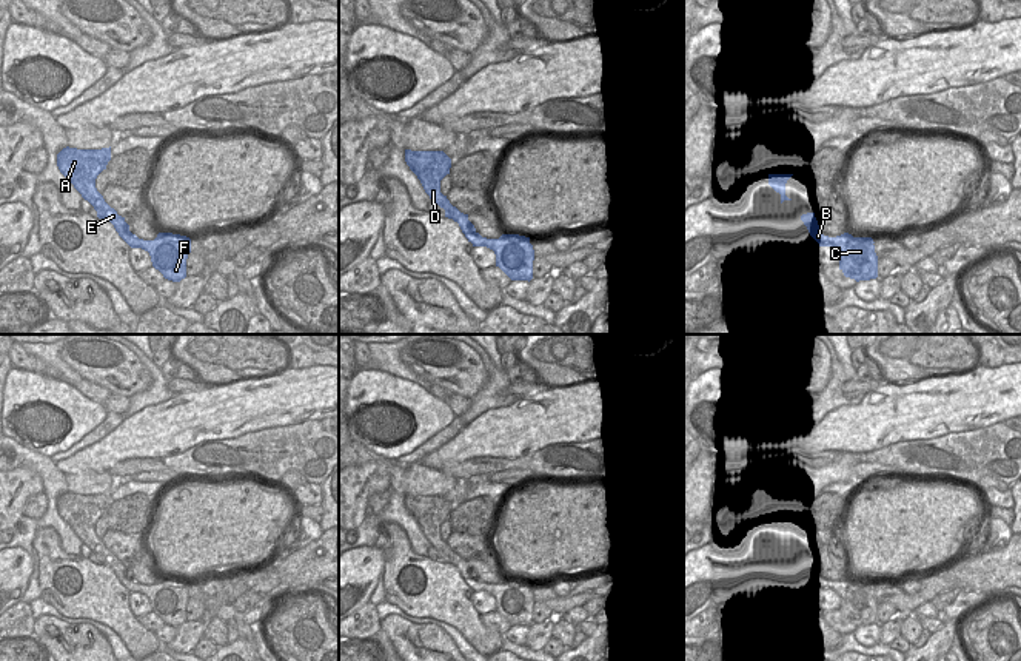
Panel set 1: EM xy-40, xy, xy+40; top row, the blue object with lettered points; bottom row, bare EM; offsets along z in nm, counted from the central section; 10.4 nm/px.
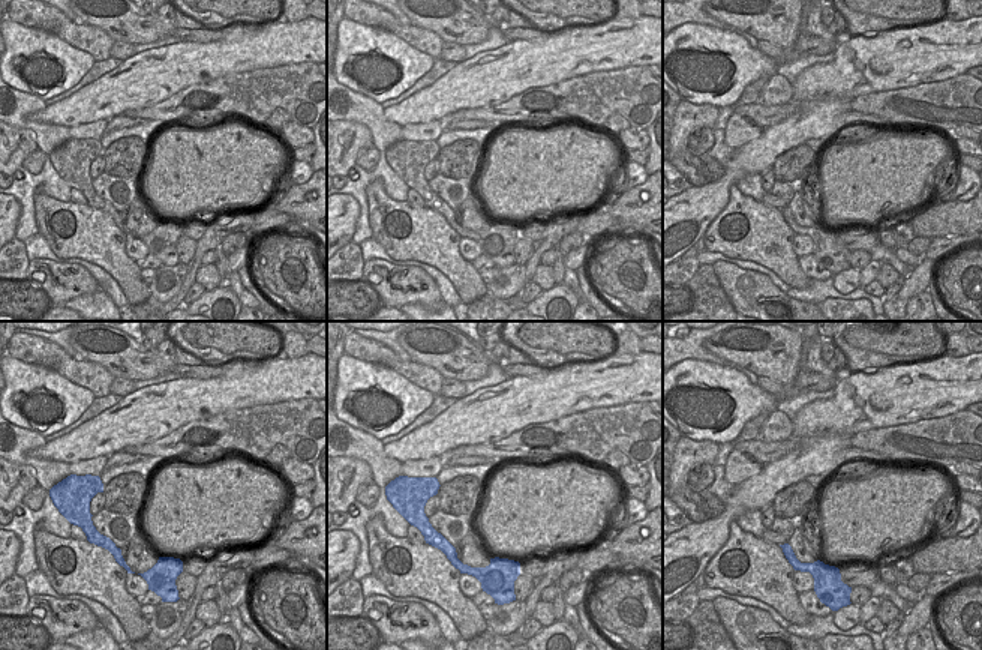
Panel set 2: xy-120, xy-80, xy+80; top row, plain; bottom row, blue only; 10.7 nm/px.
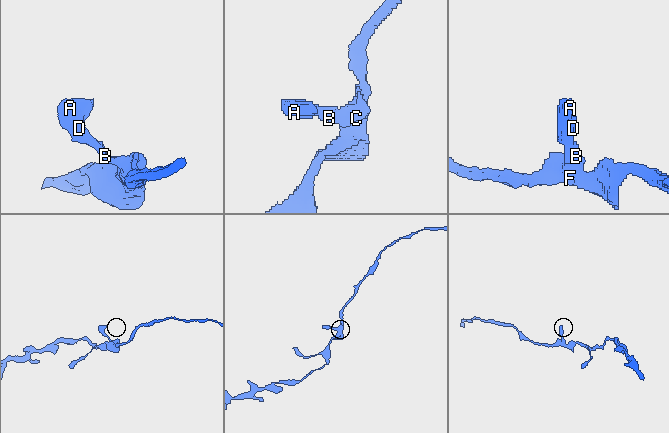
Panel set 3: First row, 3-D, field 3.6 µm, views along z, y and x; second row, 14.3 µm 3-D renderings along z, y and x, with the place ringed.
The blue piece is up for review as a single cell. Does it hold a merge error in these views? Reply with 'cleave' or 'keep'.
keep

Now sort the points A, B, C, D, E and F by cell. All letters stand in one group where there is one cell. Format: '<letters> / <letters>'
A B C D E F

